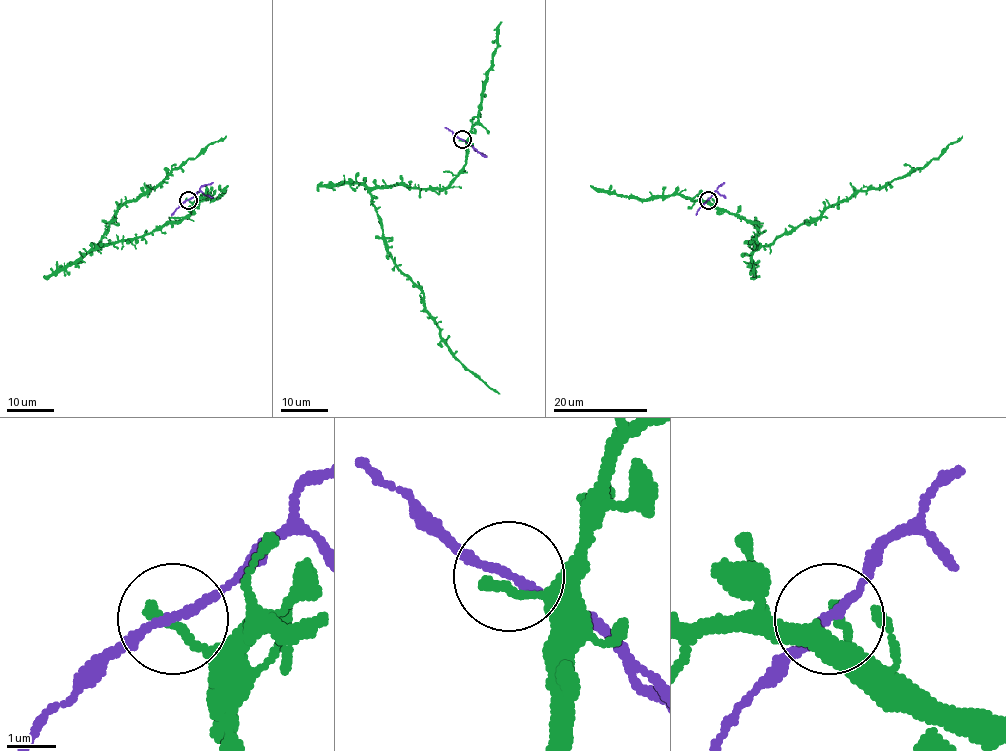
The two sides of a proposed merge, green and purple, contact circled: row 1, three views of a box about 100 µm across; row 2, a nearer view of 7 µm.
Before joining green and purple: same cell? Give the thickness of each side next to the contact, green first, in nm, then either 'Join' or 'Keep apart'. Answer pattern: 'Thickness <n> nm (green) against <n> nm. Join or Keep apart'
Thickness 240 nm (green) against 160 nm. Join

